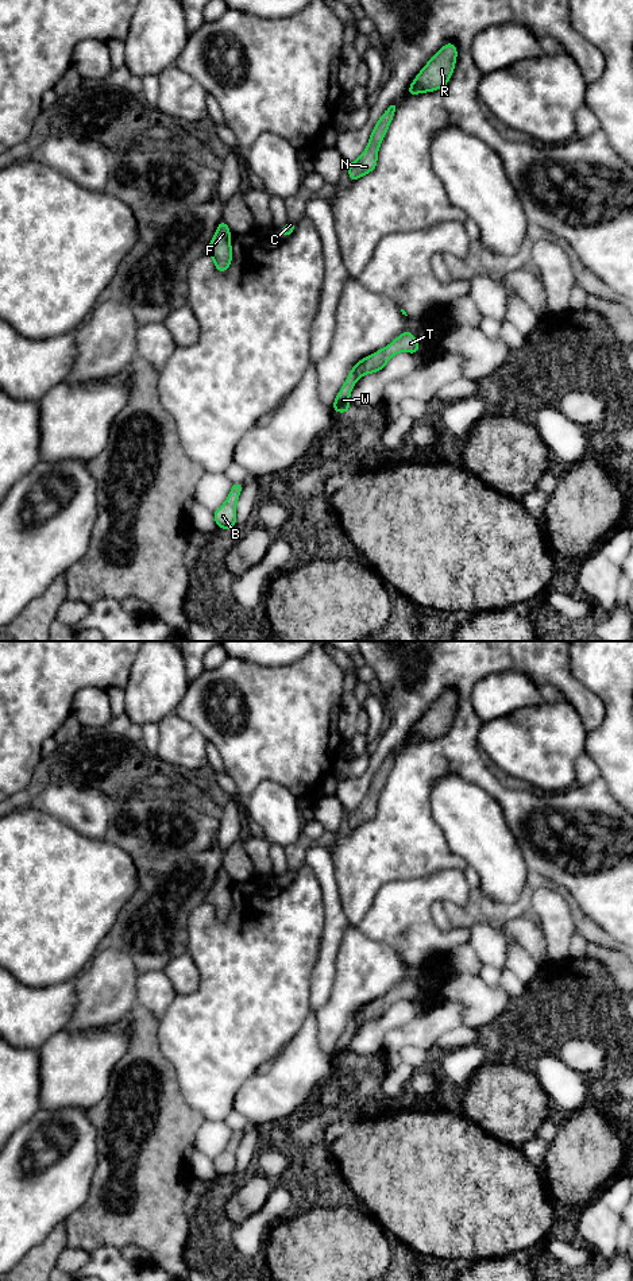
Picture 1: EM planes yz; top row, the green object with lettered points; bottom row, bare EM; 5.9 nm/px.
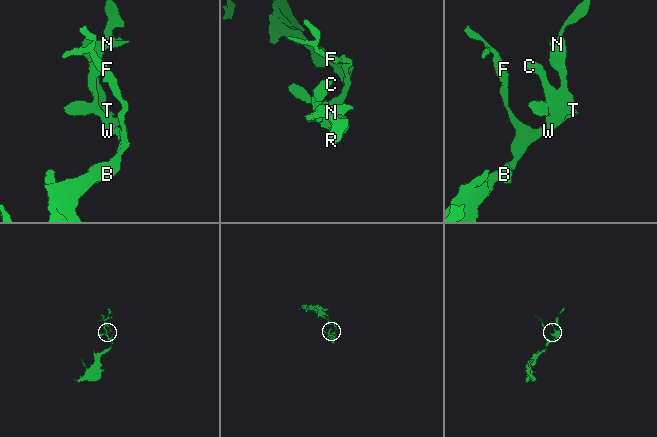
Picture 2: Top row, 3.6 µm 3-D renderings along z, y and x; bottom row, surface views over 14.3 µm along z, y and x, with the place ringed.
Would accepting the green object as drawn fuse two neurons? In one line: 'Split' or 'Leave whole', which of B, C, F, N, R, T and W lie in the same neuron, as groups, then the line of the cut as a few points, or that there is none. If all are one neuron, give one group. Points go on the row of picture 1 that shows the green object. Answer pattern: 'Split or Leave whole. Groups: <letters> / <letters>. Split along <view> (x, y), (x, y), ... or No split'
Leave whole. Groups: B C F N R T W. No split

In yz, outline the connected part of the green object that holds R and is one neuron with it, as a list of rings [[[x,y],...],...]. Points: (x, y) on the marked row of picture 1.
[[[445,43],[414,77],[406,94],[413,96],[444,88],[453,73],[456,57],[458,47],[455,43]]]

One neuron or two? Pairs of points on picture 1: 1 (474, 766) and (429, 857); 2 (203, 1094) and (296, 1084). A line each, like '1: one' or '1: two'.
1: one
2: two

